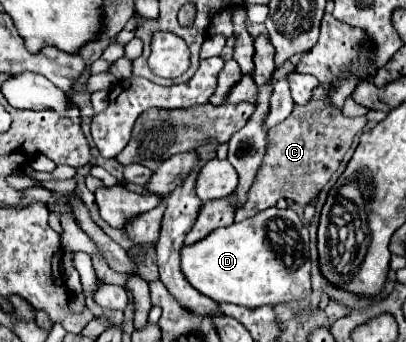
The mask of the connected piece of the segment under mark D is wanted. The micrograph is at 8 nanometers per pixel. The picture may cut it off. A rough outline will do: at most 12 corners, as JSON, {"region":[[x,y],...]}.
{"region":[[291,208],[183,246],[201,294],[251,310],[311,296]]}

